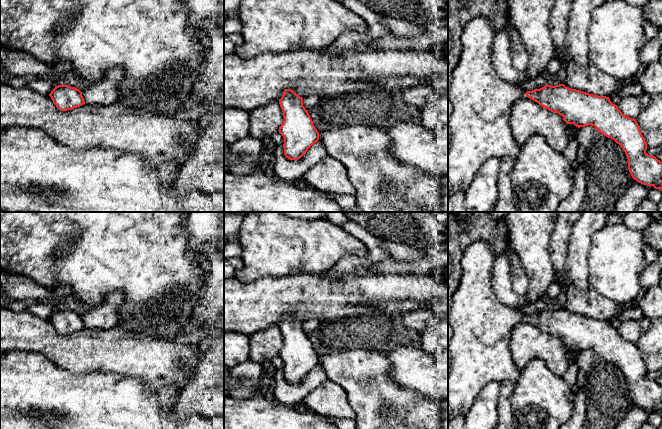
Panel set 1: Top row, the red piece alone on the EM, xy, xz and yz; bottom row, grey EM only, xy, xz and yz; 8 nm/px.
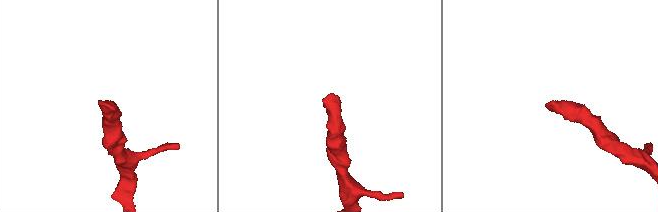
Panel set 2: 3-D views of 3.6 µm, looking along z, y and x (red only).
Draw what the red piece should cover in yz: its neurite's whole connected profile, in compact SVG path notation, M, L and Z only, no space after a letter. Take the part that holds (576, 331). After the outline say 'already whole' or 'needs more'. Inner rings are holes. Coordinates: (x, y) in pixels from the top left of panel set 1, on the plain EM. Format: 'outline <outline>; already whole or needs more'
outline M484 240L472 242L462 255L462 277L452 296L448 319L453 328L453 336L448 343L448 422L456 416L465 416L487 383L518 381L520 370L513 361L509 346L513 327L524 320L549 335L558 337L567 348L574 348L578 352L594 350L598 356L613 363L623 373L634 404L662 414L662 386L646 377L647 367L636 343L625 340L609 321L571 313L564 308L547 308L540 313L526 316L521 309L503 305L492 288L495 259L490 243Z; needs more

